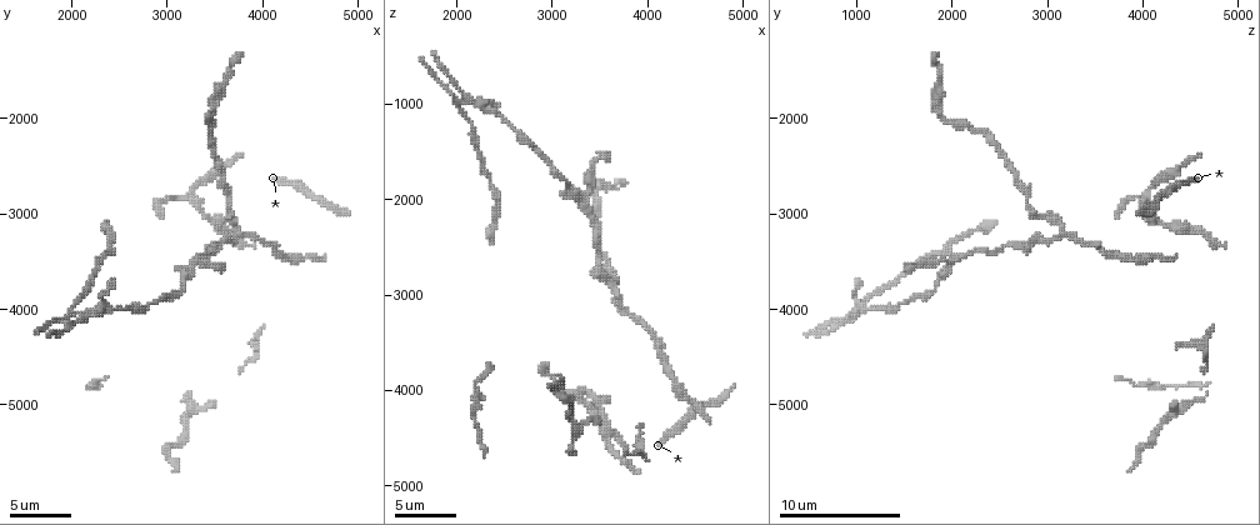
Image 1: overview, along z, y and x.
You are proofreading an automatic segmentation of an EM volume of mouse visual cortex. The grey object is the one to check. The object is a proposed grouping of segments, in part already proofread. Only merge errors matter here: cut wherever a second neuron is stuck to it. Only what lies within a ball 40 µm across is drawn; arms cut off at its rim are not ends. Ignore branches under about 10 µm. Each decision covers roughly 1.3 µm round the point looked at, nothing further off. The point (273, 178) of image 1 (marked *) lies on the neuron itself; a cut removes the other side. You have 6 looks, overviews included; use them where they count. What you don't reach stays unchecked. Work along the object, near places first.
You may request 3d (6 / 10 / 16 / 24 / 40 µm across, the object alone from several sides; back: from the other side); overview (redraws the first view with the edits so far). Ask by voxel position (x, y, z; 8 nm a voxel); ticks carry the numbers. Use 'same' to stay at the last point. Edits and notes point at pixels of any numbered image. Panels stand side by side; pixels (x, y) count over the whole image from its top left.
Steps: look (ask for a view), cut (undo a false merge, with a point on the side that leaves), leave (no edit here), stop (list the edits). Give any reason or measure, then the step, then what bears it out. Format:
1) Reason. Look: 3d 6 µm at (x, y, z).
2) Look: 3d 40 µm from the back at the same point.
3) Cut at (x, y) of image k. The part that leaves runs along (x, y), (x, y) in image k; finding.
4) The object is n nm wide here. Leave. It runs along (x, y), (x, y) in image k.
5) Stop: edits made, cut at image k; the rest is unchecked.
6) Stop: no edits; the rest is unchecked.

Three arms meet. Look: 3d 6 µm at (3740, 3200, 3160).

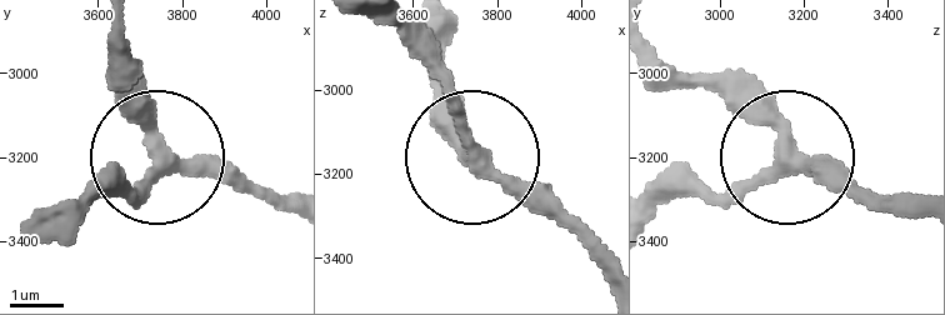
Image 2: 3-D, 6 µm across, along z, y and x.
Look: 3d 6 µm from the back at (3740, 3205, 3150).

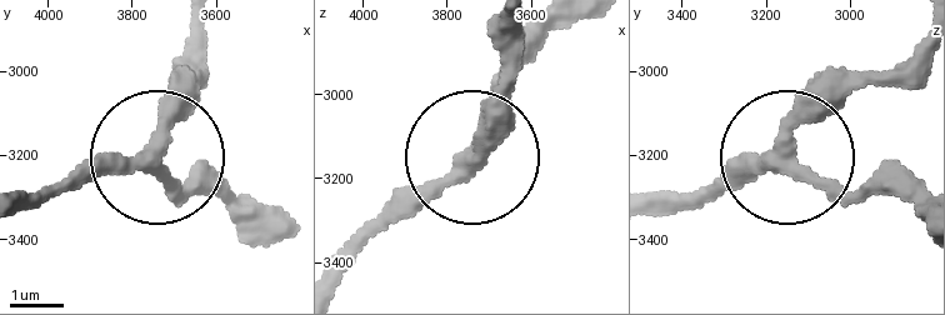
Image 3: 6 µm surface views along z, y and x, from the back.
Leave. One neuron here.

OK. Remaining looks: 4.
Sudden change in width. Look: 3d 16 µm at (2780, 3940, 1480).

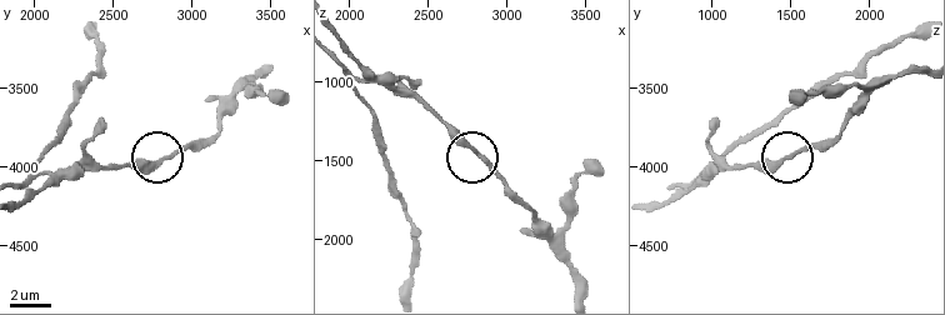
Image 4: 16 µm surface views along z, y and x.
Leave. It runs along (923, 71), (881, 81), (836, 135), (776, 163), (738, 168) in image 4; all the same neuron.

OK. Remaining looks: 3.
Small branch off a trunk. Look: 3d 10 µm at (2060, 4040, 980).

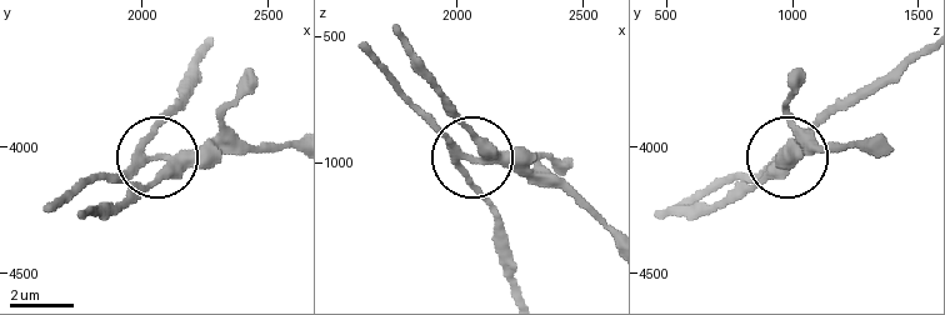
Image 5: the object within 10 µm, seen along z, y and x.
Look: 3d 10 µm from the back at (2080, 4040, 970).

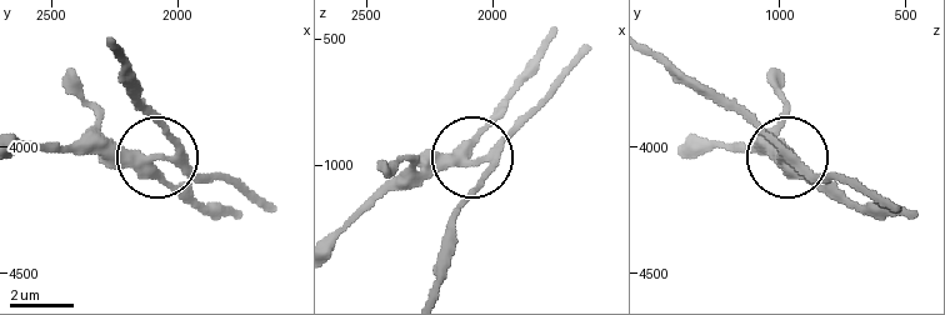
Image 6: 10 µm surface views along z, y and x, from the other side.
4 arms meet here. Cut at (171, 138) of image 6. Two neurons meet here.

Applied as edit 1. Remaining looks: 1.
Stop: edits made, cut at image 6; the rest is unchecked.

